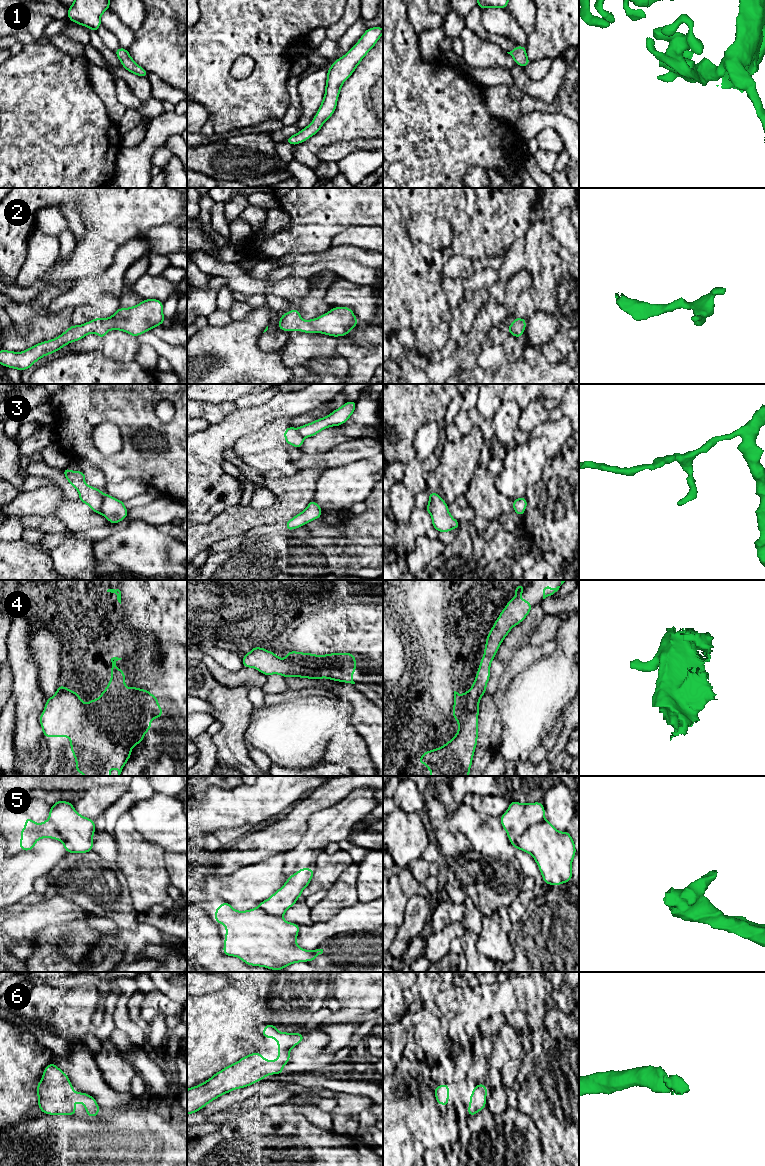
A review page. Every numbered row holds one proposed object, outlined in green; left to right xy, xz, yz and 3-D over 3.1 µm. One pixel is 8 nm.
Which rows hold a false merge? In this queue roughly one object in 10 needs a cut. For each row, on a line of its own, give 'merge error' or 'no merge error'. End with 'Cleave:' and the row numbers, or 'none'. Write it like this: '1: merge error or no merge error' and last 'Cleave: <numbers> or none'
1: no merge error
2: no merge error
3: merge error
4: no merge error
5: no merge error
6: no merge error
Cleave: 3

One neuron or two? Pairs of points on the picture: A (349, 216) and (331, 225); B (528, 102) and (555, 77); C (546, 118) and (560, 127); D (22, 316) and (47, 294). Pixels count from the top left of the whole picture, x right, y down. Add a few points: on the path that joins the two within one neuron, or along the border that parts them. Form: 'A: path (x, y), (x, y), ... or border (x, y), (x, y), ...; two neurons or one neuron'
A: path (345, 216), (340, 216), (335, 221); one neuron
B: border (523, 93), (545, 102), (552, 102), (556, 98); two neurons
C: path (549, 119), (557, 124); one neuron
D: path (28, 310), (41, 300); one neuron

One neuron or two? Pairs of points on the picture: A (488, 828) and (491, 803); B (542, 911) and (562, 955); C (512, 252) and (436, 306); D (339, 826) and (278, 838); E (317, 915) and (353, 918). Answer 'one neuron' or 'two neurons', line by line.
A: two neurons
B: one neuron
C: two neurons
D: two neurons
E: two neurons

